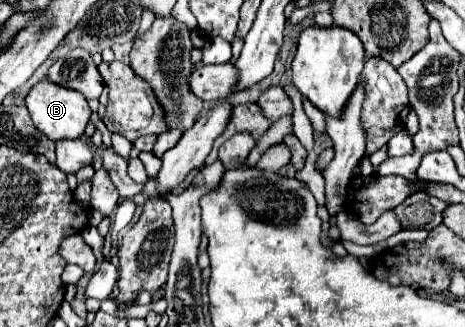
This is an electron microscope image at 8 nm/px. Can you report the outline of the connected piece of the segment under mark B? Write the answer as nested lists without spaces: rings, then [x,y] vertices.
[[[41,80],[31,88],[31,92],[25,98],[25,104],[29,108],[29,114],[33,118],[33,124],[37,130],[41,130],[47,138],[53,142],[57,140],[75,140],[81,138],[85,132],[85,126],[91,118],[91,108],[81,94],[73,90],[65,90],[63,86],[51,86],[49,80]]]

